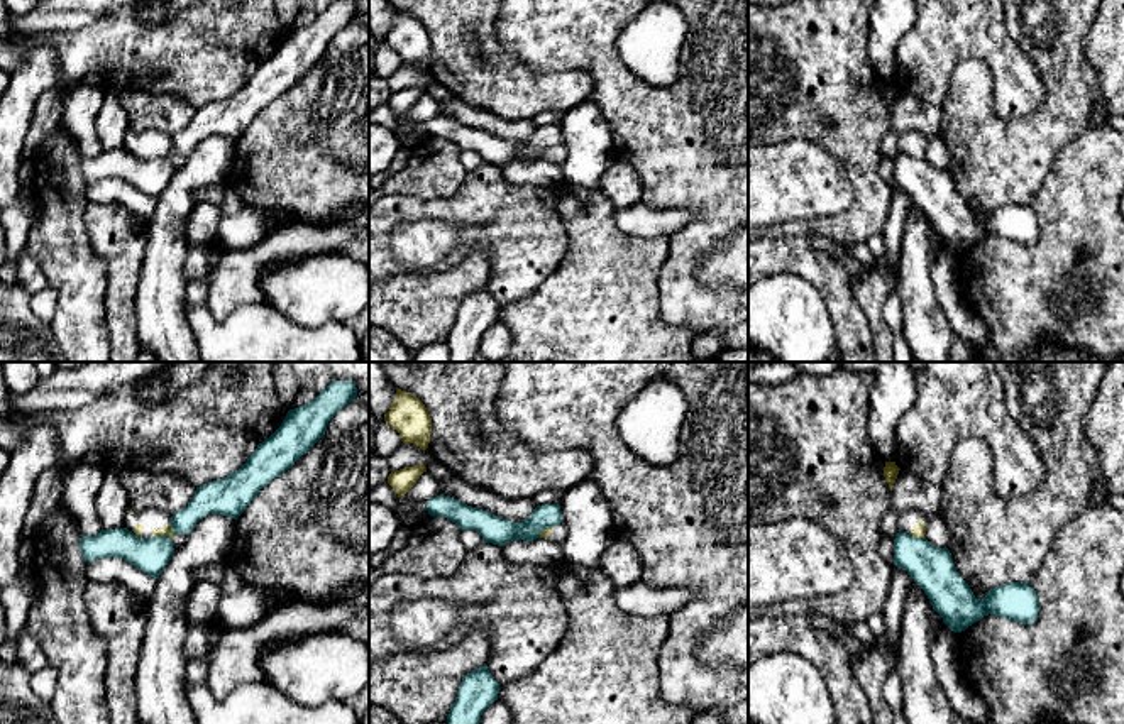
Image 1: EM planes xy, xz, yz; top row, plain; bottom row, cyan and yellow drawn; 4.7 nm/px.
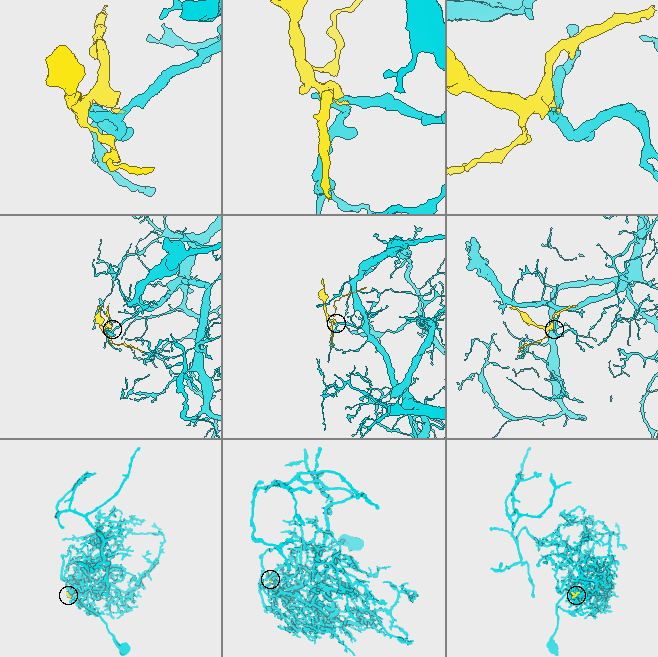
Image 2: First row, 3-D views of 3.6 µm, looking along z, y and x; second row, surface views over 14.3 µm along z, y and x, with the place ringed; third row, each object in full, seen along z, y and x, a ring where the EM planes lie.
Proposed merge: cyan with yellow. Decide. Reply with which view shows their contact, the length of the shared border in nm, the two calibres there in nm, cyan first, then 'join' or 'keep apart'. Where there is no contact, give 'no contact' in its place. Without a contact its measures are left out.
meets cyan in xy; contact 110 nm long; 170 nm thick on the cyan side, 50 nm on the other; keep apart

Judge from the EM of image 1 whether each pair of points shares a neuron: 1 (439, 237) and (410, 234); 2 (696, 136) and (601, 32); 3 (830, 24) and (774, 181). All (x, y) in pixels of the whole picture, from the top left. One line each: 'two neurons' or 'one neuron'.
1: one neuron
2: one neuron
3: two neurons

